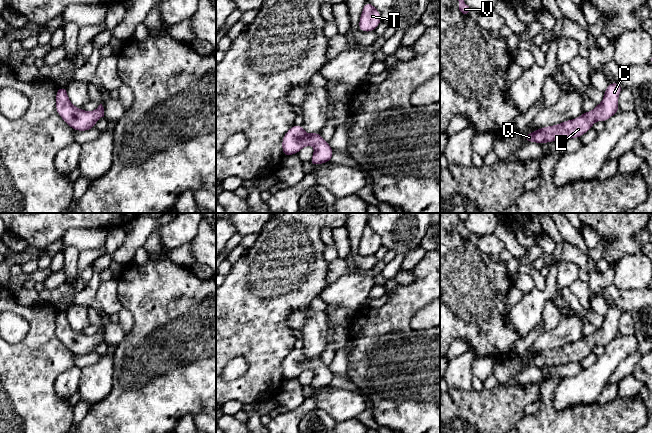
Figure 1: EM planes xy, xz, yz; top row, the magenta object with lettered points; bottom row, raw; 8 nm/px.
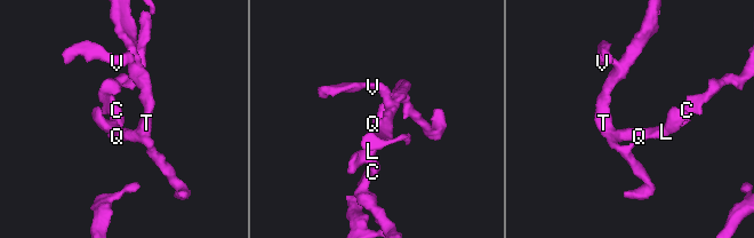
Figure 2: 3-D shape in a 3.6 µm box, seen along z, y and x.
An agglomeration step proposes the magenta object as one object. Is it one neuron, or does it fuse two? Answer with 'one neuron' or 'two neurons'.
one neuron

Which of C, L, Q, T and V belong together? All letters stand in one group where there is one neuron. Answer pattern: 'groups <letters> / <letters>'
groups C L Q T V

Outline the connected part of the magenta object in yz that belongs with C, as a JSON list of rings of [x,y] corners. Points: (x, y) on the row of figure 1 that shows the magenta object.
[[[609,83],[603,101],[589,112],[584,112],[581,116],[566,120],[560,124],[542,127],[529,134],[525,134],[526,142],[536,142],[544,144],[553,141],[565,141],[570,138],[580,138],[583,134],[592,129],[595,121],[606,122],[620,109],[618,107],[618,97],[623,86],[619,83]]]

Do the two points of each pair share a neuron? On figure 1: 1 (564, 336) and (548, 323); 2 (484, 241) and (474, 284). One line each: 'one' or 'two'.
1: two
2: two

